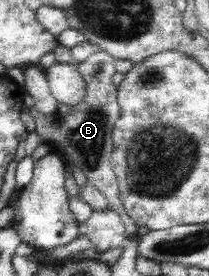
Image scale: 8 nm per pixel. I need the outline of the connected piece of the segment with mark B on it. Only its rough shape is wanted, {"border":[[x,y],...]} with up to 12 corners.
{"border":[[98,49],[76,64],[83,97],[50,128],[76,165],[140,237],[109,163],[120,118],[116,59]]}

